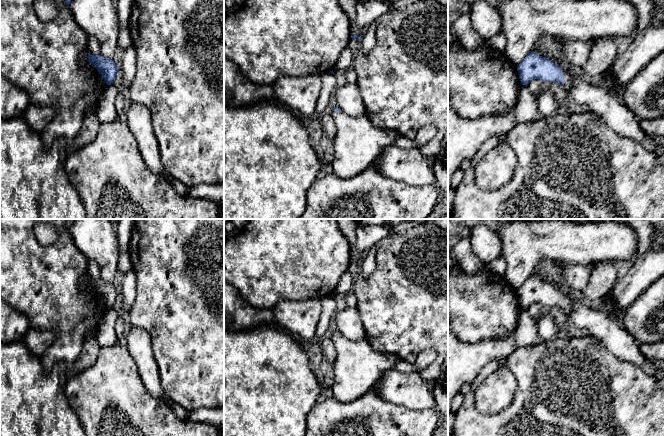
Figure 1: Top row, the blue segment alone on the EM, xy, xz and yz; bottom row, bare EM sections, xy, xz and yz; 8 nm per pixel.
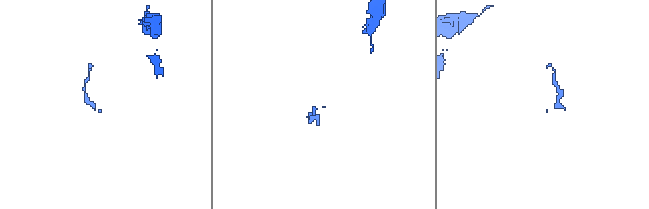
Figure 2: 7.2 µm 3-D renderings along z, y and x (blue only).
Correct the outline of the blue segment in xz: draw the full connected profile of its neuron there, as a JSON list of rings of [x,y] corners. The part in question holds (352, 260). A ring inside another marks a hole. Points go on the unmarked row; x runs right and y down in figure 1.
[[[337,219],[337,222],[342,234],[350,244],[351,262],[361,264],[365,253],[358,251],[355,247],[356,230],[359,225],[354,219]]]

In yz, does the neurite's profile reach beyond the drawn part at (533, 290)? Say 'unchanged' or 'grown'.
grown

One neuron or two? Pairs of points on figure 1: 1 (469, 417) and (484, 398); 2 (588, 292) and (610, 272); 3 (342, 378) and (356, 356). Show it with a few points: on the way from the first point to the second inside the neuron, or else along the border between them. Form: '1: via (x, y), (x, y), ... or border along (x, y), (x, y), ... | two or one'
1: border along (478, 386), (475, 407), (484, 414), (498, 413) | two
2: via (593, 289), (605, 277) | one
3: via (347, 373), (356, 364), (356, 361) | one

